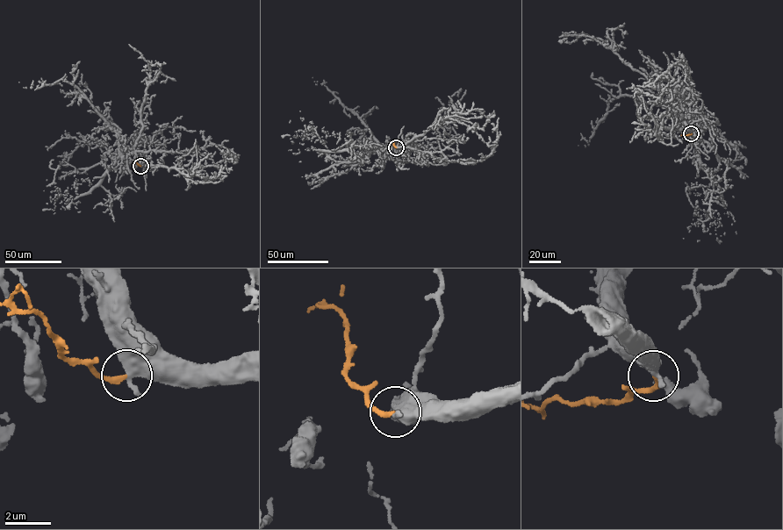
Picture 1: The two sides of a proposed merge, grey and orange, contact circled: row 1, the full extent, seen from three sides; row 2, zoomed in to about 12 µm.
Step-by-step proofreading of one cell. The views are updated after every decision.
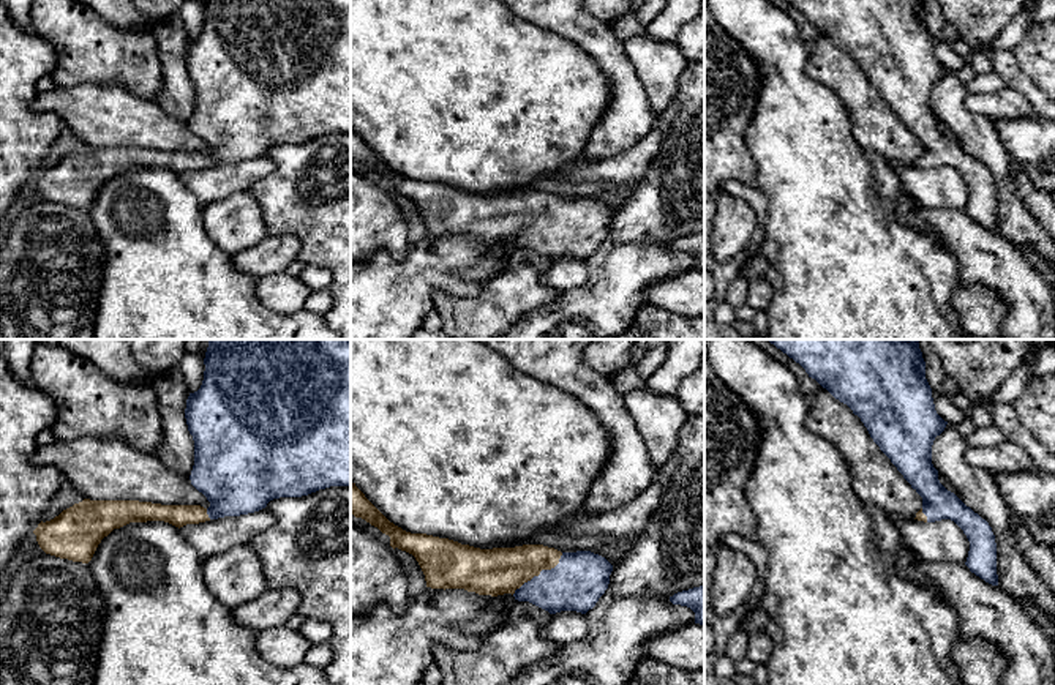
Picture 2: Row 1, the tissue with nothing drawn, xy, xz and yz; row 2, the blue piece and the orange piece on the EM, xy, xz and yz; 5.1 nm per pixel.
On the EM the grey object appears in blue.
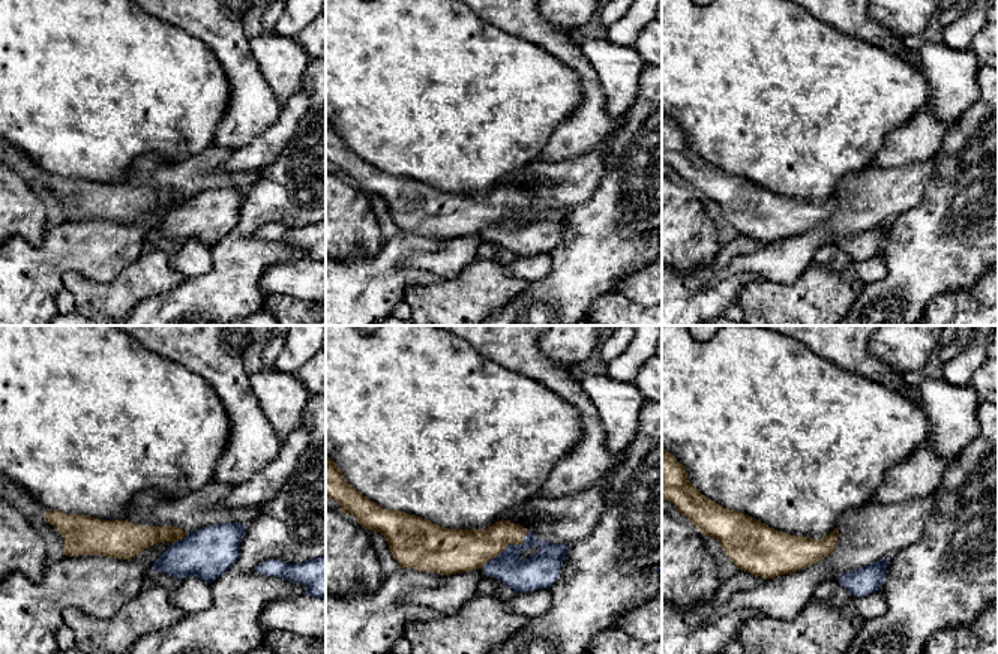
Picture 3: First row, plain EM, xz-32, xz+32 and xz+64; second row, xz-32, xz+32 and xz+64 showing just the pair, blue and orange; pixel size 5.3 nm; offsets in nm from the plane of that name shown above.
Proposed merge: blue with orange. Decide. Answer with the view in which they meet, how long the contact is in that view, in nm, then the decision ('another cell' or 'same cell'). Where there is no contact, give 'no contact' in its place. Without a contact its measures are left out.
xz | 340 nm | same cell

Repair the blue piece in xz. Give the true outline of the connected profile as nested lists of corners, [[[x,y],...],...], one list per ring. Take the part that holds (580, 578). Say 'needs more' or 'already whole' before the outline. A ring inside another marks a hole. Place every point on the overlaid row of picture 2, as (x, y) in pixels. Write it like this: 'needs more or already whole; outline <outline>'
needs more; outline [[[351,481],[351,515],[362,518],[390,537],[390,546],[406,551],[419,562],[426,587],[464,589],[479,595],[512,593],[518,601],[529,601],[550,614],[576,611],[586,614],[595,606],[610,584],[613,565],[591,551],[561,552],[543,545],[480,549],[449,538],[411,533],[390,522]]]

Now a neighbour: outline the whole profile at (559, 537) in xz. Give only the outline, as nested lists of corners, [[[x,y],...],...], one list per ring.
[[[581,508],[570,518],[540,530],[535,530],[523,545],[543,545],[561,552],[592,551],[603,545],[614,543],[613,538],[600,538],[580,535],[569,530],[570,522],[595,518],[594,513],[586,513]]]

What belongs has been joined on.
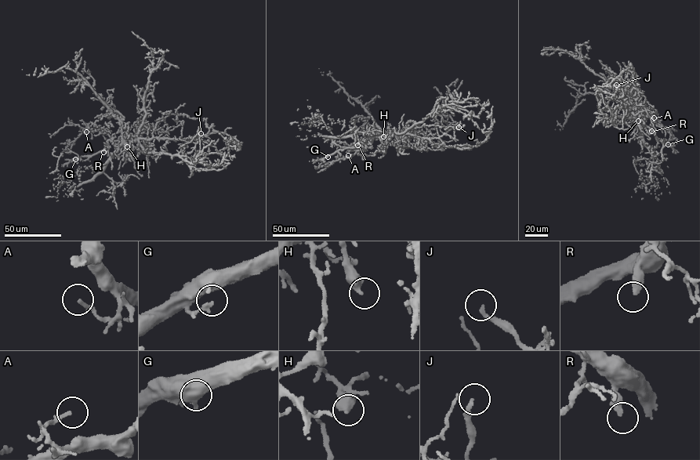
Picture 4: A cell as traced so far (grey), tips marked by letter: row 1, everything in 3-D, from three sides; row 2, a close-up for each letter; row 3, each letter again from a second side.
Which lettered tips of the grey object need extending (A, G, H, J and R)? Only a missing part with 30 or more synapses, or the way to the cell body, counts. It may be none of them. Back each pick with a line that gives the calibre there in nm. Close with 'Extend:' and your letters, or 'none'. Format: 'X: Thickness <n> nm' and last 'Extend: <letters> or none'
J: Thickness 190 nm
R: Thickness 380 nm
Extend: J, R

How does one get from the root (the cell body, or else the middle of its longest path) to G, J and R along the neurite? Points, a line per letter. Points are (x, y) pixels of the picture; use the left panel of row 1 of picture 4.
G: (123, 139), (116, 149), (114, 142), (107, 140), (103, 150), (75, 159)
J: (123, 139), (134, 136), (182, 139), (197, 135), (201, 137), (201, 133)
R: (123, 139), (116, 149), (114, 142), (107, 140), (103, 152)

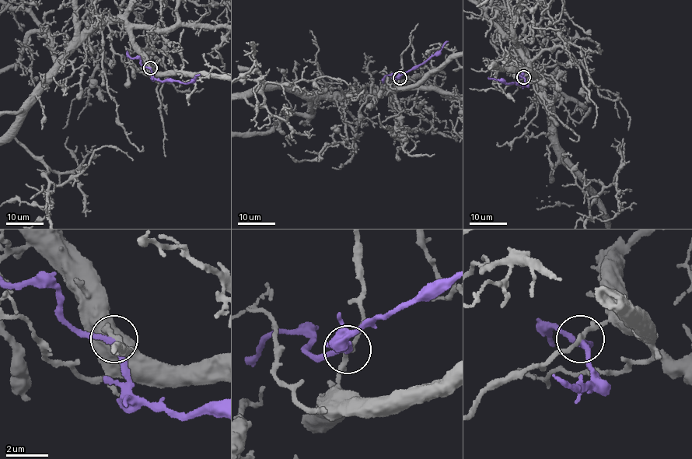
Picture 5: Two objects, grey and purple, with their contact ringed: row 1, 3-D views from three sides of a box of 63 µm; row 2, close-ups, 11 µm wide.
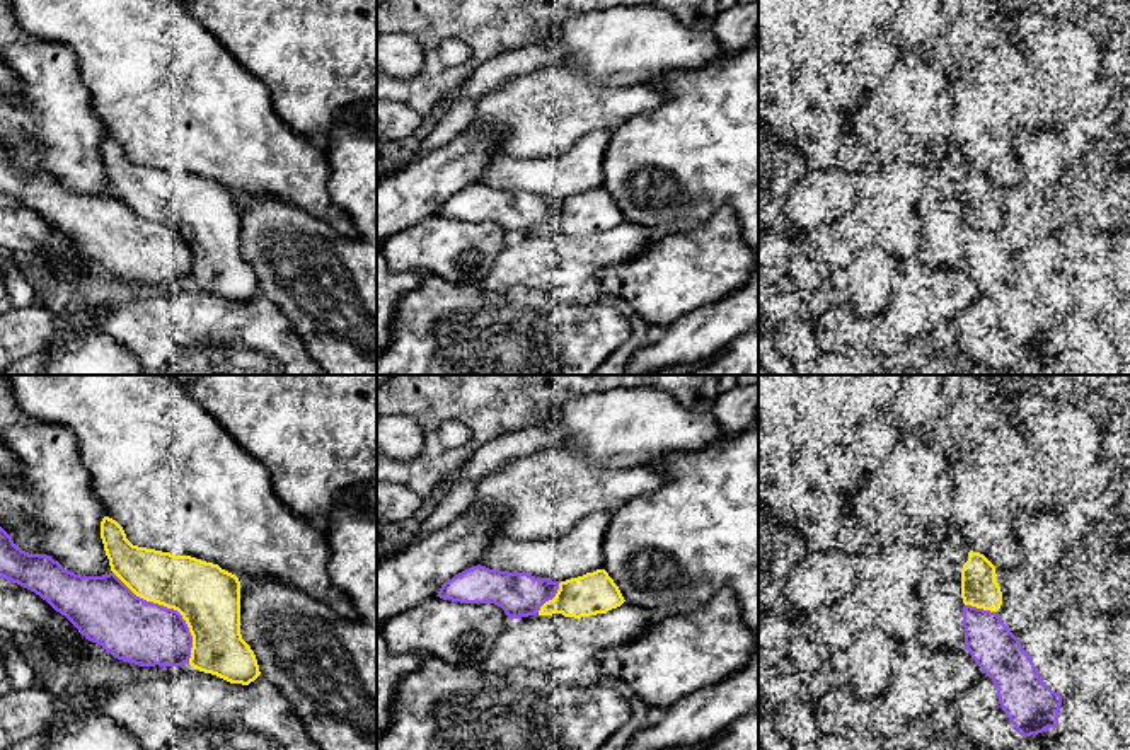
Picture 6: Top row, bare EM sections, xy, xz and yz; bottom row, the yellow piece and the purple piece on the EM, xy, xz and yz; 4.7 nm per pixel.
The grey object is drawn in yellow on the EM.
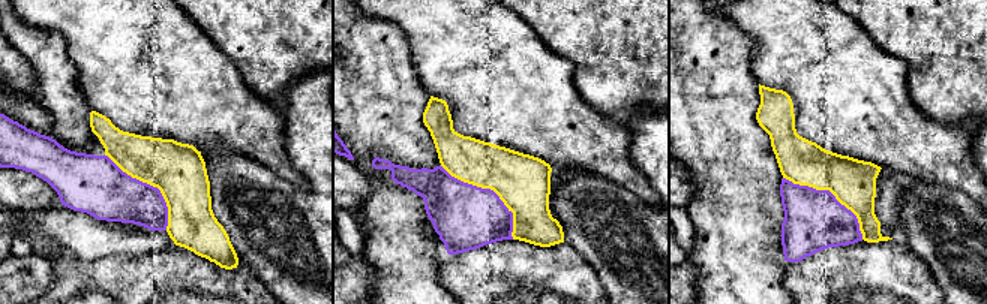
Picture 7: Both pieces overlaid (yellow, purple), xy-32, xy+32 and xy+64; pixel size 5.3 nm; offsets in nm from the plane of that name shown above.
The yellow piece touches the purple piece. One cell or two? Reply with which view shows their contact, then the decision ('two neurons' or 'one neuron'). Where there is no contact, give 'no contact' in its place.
contact in xy; two neurons

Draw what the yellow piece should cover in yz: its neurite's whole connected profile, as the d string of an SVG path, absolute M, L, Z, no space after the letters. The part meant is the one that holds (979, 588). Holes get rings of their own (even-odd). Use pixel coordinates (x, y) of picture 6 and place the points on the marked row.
M968 552L961 569L961 598L965 605L997 612L1002 591L995 581L995 566L980 552Z

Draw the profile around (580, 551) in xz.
M614 510L598 511L556 539L515 540L501 537L484 551L479 564L559 583L603 569L603 539L612 516Z

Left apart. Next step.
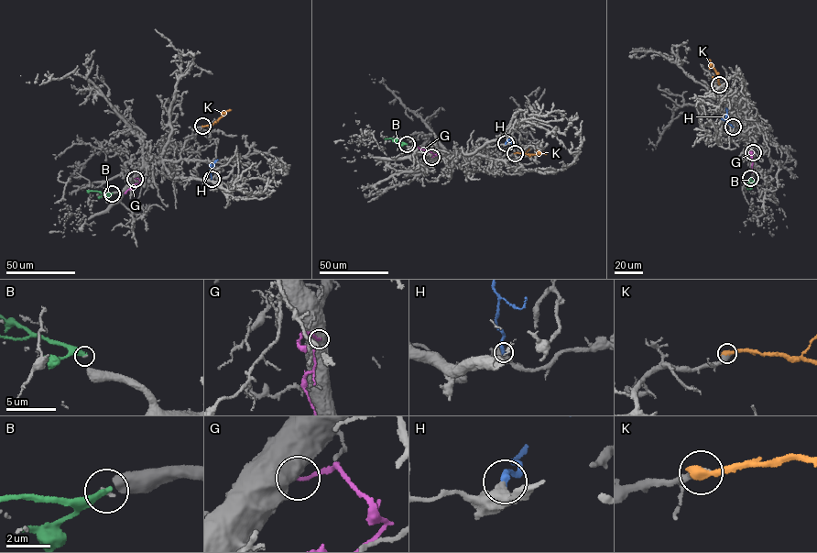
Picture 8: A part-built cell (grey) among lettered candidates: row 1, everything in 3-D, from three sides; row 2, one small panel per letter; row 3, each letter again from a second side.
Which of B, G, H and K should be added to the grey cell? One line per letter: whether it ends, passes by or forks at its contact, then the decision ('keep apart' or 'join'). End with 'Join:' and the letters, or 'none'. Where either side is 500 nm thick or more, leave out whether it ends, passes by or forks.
B: it ends | keep apart
G: keep apart
H: join
K: it ends | join
Join: H, K

